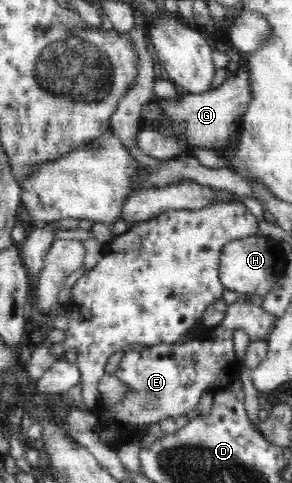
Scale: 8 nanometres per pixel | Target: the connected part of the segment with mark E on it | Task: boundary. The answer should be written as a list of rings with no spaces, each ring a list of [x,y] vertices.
[[[238,300],[227,305],[225,318],[208,333],[206,339],[180,341],[176,344],[159,343],[144,346],[140,351],[128,351],[122,357],[115,375],[128,388],[130,393],[114,408],[100,403],[92,411],[98,418],[97,431],[116,430],[120,434],[112,448],[128,437],[141,437],[140,431],[146,425],[154,425],[168,418],[174,421],[187,415],[198,406],[203,391],[212,394],[228,390],[233,381],[239,379],[238,367],[241,362],[235,355],[233,335],[237,328],[245,328],[251,338],[266,339],[275,325],[276,317],[266,312],[262,306]]]

